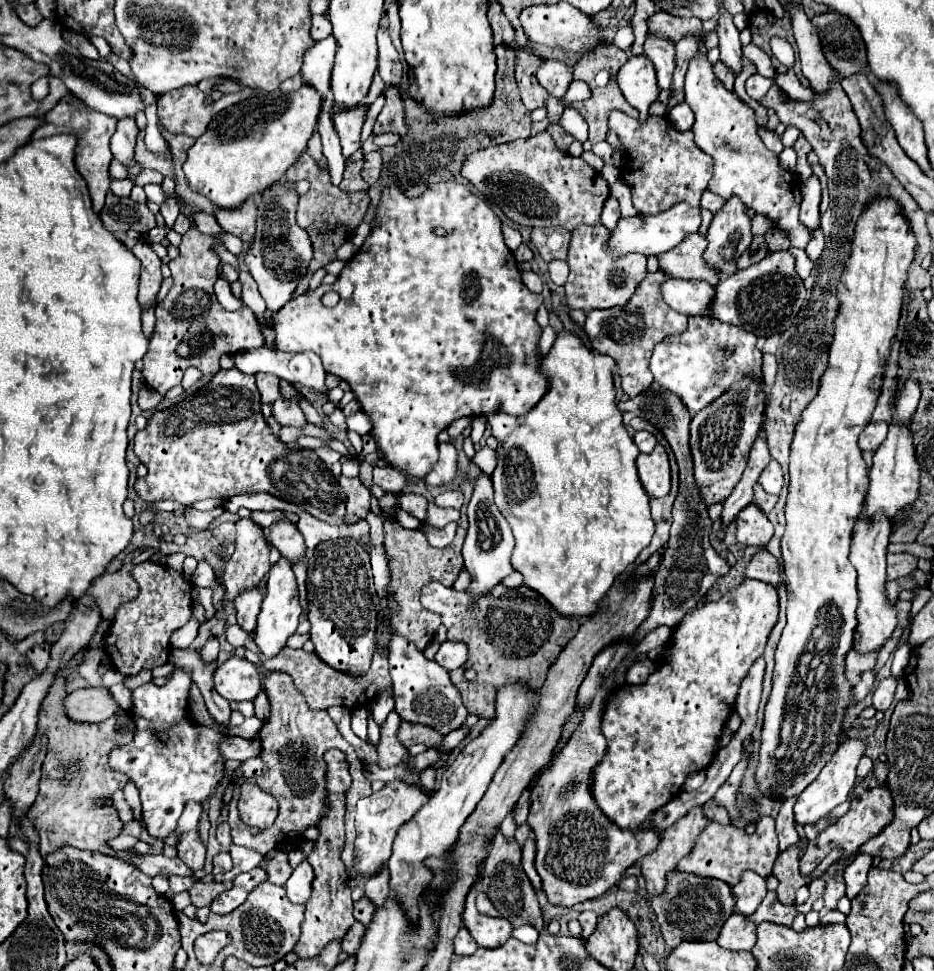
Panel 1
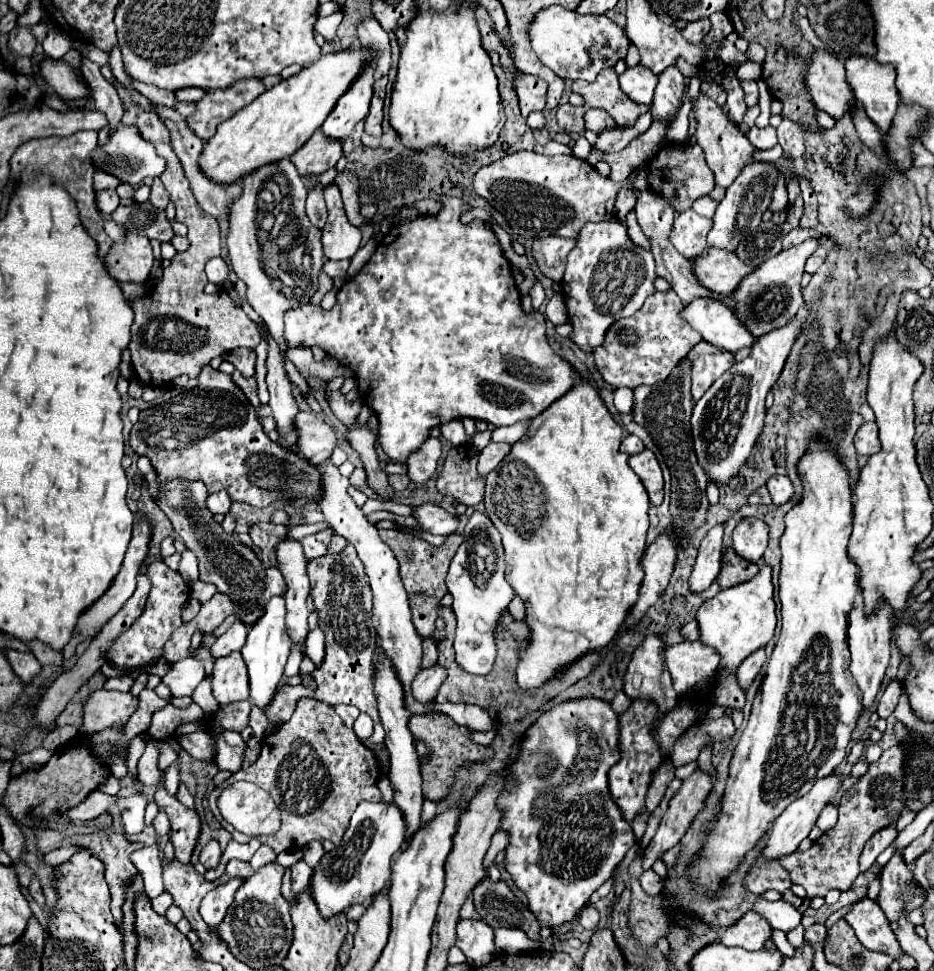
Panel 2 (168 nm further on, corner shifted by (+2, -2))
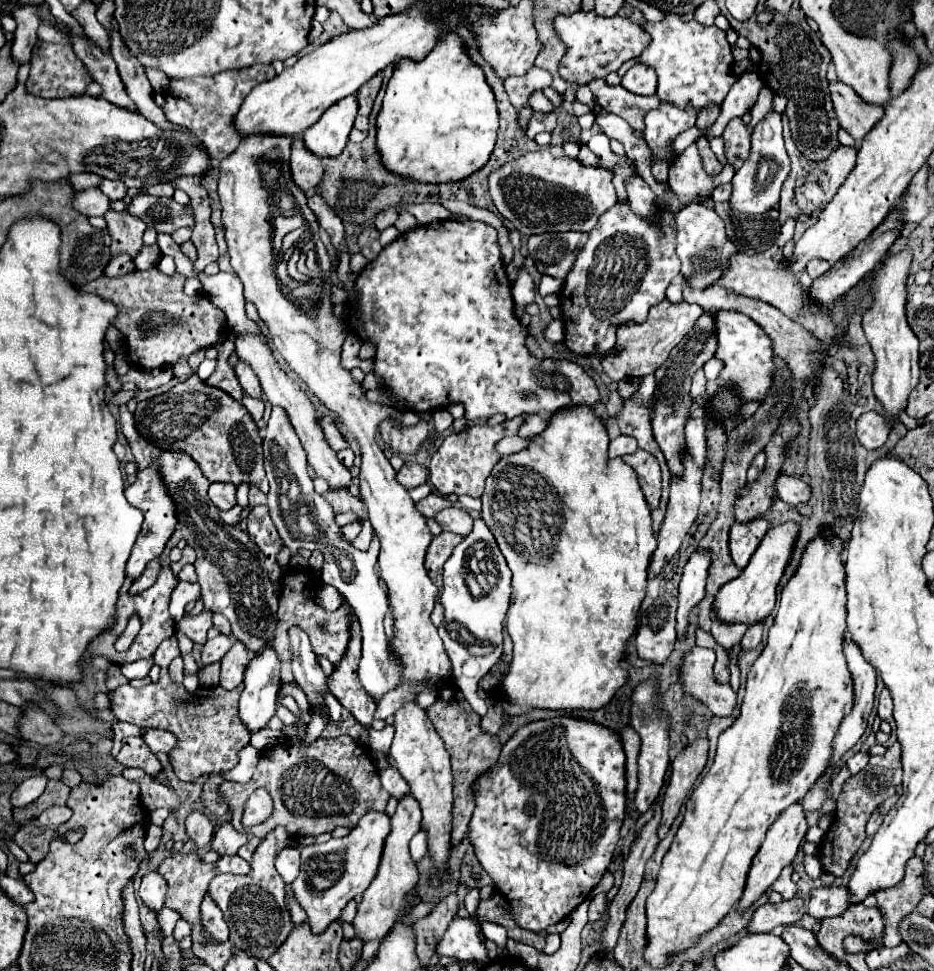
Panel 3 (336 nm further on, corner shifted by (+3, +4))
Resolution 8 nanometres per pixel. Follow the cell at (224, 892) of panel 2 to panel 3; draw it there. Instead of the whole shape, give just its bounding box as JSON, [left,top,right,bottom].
[202,895,228,943]

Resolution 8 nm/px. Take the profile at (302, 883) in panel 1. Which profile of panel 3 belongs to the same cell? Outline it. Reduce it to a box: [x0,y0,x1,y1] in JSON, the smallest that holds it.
[276,847,300,883]

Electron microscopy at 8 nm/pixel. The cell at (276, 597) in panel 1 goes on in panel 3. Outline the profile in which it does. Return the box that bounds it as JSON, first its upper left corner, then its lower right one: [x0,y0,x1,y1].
[238,645,280,733]

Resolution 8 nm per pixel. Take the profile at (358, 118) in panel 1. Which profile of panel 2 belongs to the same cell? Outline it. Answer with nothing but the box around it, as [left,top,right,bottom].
[291,129,341,177]

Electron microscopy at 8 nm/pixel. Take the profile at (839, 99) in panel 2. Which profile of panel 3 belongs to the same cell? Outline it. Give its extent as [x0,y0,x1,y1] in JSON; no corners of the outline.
[830,83,884,143]

